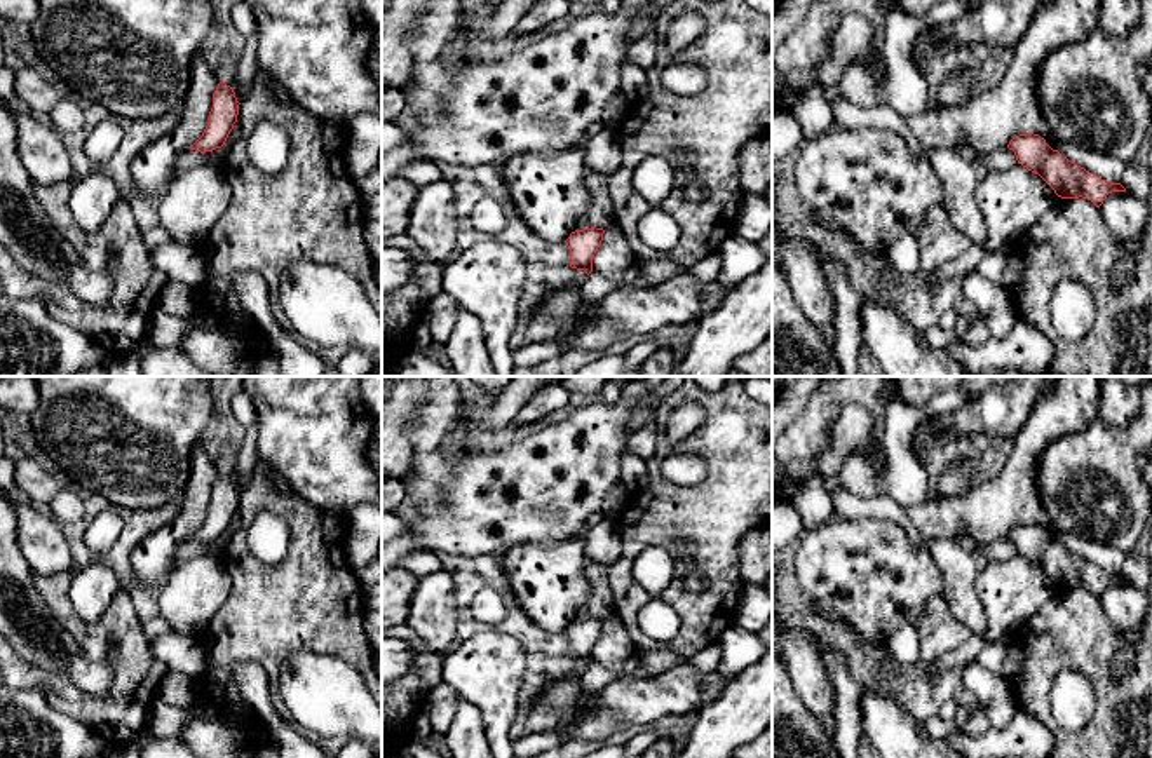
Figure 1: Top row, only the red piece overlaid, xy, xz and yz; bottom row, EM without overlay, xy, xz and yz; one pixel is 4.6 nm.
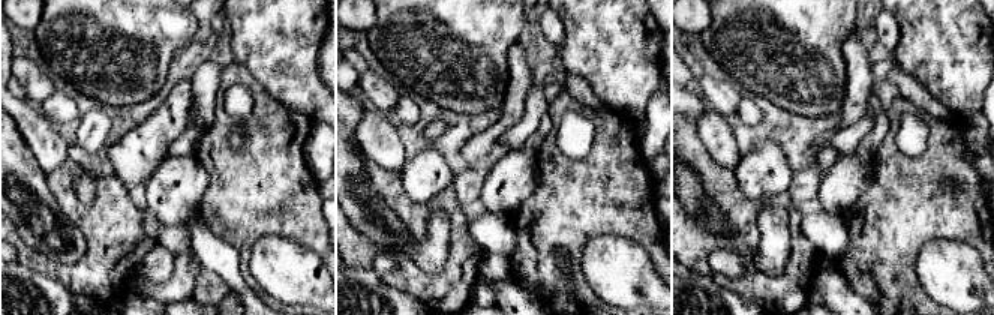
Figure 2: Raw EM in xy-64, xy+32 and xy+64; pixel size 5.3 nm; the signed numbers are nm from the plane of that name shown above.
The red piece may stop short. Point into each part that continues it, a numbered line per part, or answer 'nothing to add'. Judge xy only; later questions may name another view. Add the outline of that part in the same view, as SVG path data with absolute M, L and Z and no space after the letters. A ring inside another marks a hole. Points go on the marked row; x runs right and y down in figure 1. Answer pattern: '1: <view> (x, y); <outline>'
nothing to add

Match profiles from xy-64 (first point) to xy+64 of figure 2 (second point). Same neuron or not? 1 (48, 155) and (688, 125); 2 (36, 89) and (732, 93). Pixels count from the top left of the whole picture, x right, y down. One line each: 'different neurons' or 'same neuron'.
1: different neurons
2: same neuron

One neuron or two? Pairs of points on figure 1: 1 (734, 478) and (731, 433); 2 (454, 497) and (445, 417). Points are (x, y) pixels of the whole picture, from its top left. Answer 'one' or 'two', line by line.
1: one
2: one

